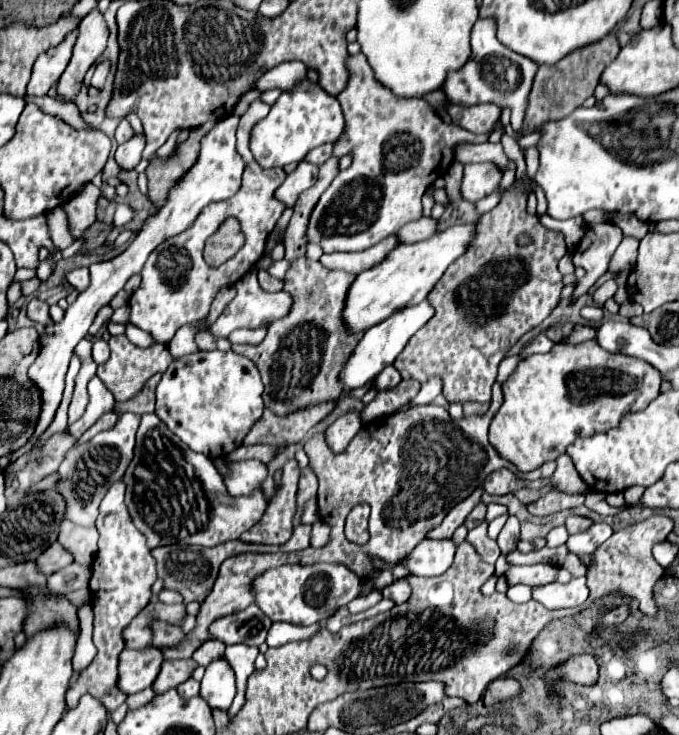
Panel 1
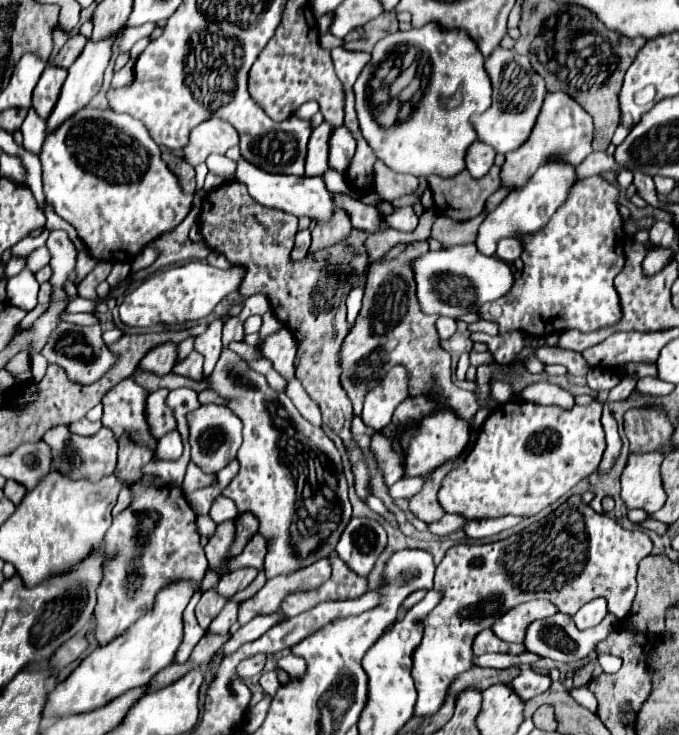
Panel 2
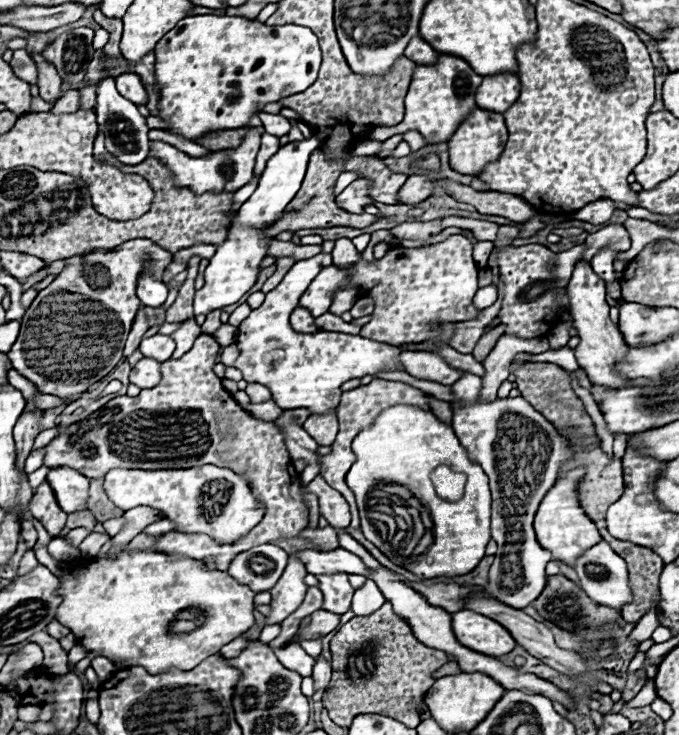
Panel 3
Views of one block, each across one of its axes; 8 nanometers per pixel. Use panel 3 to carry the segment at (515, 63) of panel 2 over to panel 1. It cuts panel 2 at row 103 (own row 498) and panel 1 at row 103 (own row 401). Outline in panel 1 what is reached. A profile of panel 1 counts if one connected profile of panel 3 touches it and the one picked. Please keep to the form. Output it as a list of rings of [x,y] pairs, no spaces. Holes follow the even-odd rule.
[[[478,18],[472,28],[472,54],[462,68],[448,72],[442,84],[442,92],[446,94],[446,98],[450,98],[452,104],[460,106],[494,103],[500,108],[512,108],[512,128],[516,132],[522,124],[526,96],[530,92],[530,84],[536,70],[538,64],[534,60],[520,56],[506,48],[502,42],[498,42],[494,18]]]

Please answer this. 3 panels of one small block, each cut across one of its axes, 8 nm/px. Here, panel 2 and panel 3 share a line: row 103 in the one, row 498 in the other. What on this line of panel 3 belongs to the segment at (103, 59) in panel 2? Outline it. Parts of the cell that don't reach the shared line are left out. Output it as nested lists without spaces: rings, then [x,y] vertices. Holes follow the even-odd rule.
[[[62,466],[62,468],[52,468],[46,480],[50,482],[58,498],[58,504],[66,514],[86,510],[90,480],[84,474],[76,472],[74,468]]]

